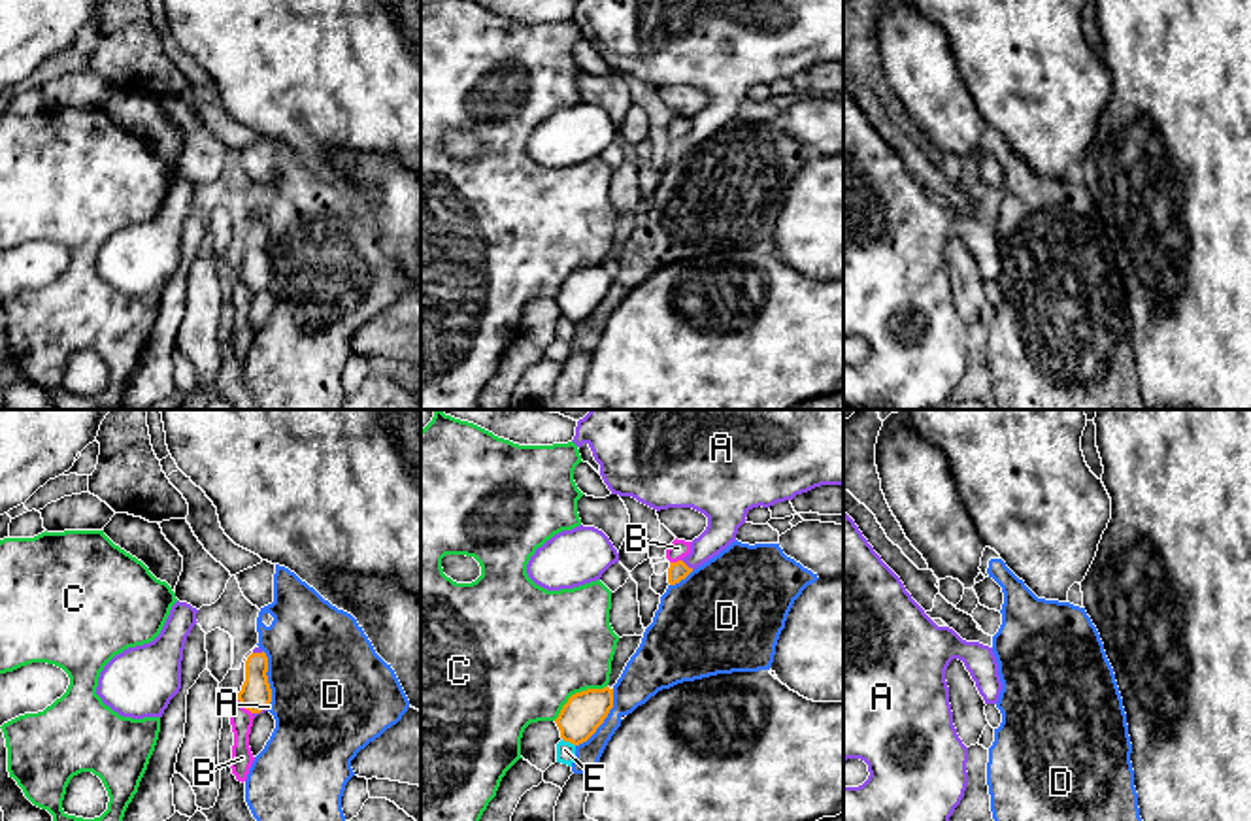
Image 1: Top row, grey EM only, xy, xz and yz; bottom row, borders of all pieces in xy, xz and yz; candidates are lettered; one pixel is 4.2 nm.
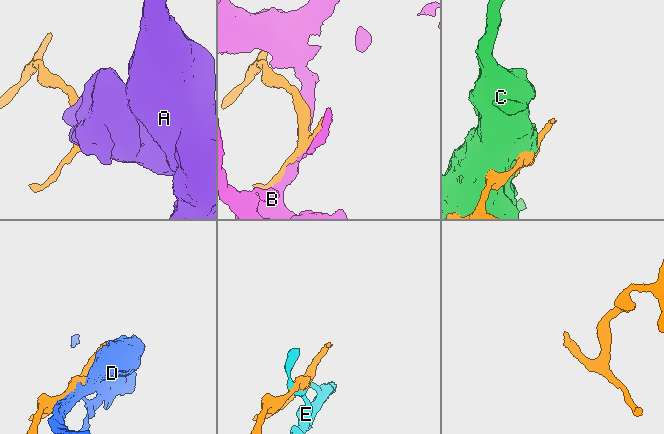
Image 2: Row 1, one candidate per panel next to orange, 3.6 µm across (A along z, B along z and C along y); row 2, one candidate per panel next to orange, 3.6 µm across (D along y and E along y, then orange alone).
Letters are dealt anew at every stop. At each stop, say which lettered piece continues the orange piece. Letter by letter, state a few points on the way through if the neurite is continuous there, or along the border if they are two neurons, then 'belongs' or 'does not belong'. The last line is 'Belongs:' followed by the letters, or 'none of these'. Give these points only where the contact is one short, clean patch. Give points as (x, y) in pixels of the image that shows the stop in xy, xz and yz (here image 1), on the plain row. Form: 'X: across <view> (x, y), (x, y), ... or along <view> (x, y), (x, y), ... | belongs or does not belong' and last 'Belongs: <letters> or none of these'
A: across xz (678, 148), (685, 142), (721, 108), (723, 97) | belongs
B: does not belong
C: does not belong
D: does not belong
E: does not belong
Belongs: A

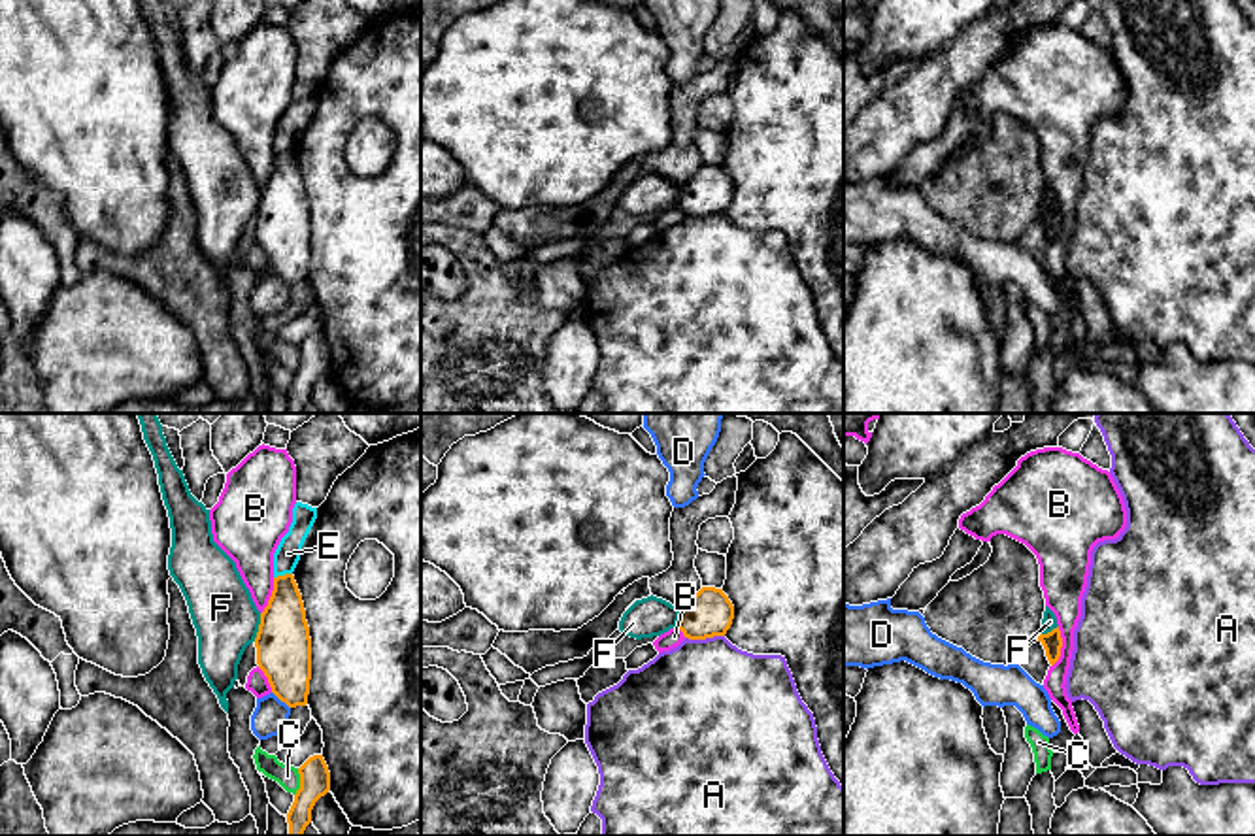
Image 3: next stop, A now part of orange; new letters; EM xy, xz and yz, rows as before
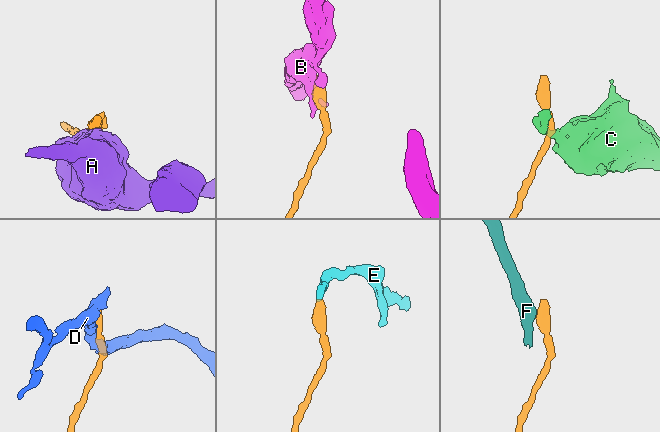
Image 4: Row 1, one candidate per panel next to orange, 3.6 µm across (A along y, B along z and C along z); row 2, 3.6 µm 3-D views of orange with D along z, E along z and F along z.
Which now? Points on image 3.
A: does not belong
B: does not belong
C: along xy (299, 346), (299, 367), (295, 372) | does not belong
D: does not belong
E: along xy (291, 150), (274, 155) | does not belong
F: along xy (261, 191), (253, 217) | does not belong
Belongs: none of these

